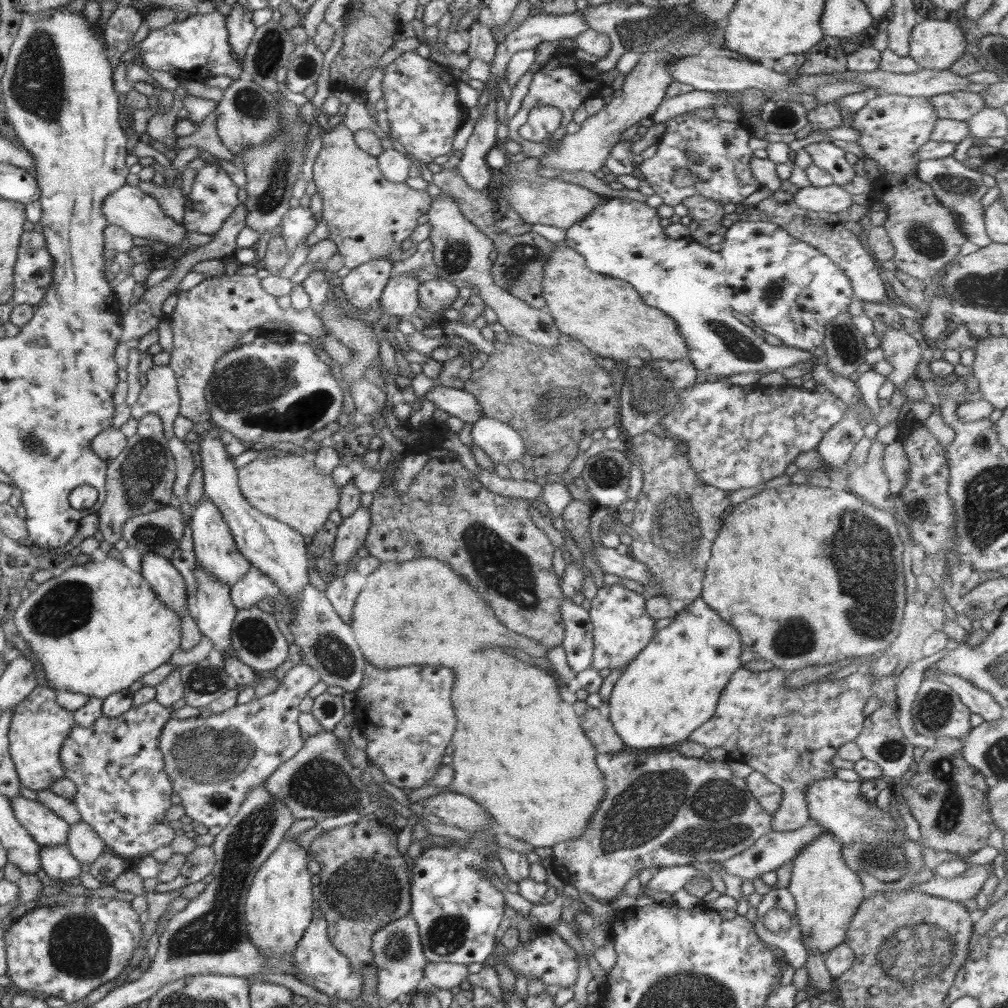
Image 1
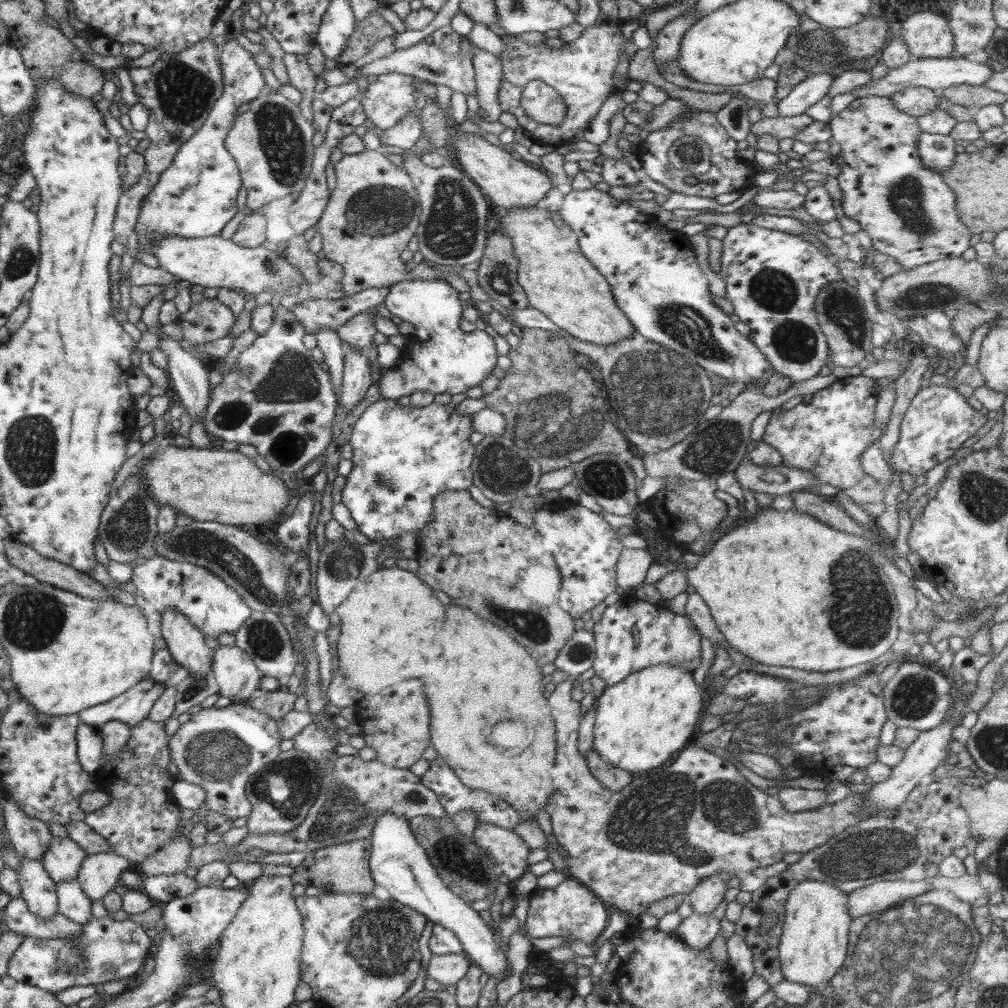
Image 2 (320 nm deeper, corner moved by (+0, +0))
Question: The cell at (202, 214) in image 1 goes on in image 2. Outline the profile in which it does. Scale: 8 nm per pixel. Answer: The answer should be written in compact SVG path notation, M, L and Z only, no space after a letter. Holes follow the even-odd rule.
M228 35L226 43L220 47L219 59L224 77L222 96L213 104L204 124L180 146L172 164L141 202L135 224L140 252L152 253L155 240L167 234L184 238L220 235L222 228L239 211L236 198L242 186L240 169L226 150L224 140L238 115L238 107L254 100L265 88L265 81L252 53L244 49L234 35Z

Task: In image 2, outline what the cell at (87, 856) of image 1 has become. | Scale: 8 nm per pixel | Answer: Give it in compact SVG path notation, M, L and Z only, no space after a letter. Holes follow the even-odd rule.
M94 853L86 855L80 865L77 880L90 901L104 899L114 890L124 870L133 865L118 854Z

